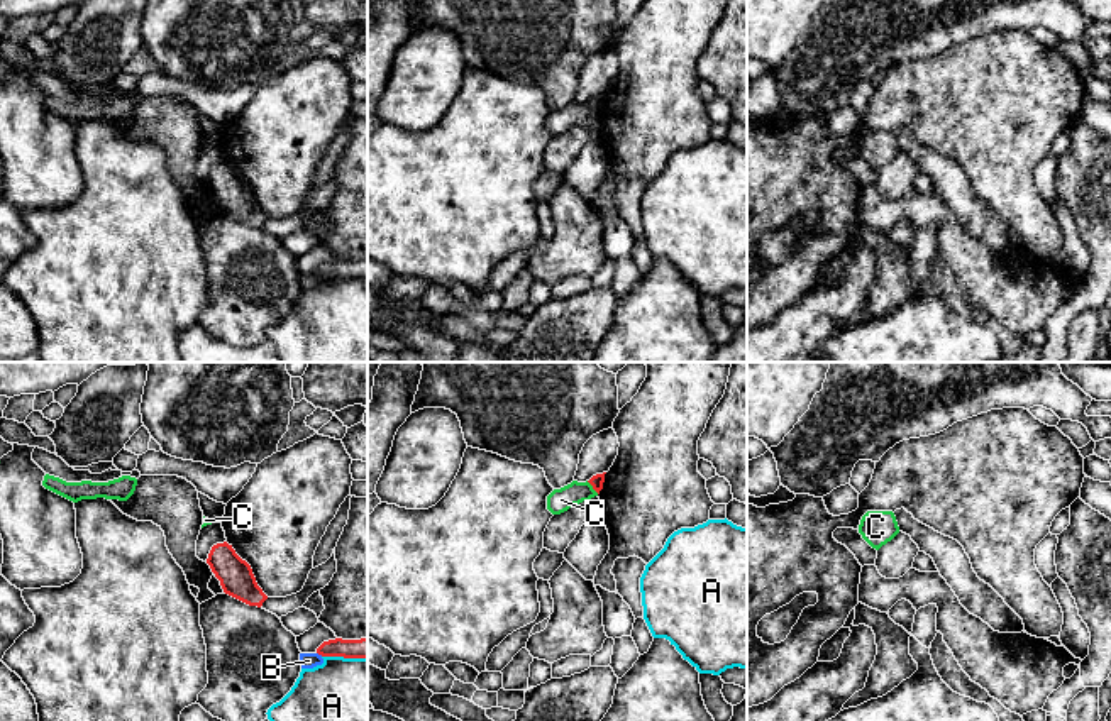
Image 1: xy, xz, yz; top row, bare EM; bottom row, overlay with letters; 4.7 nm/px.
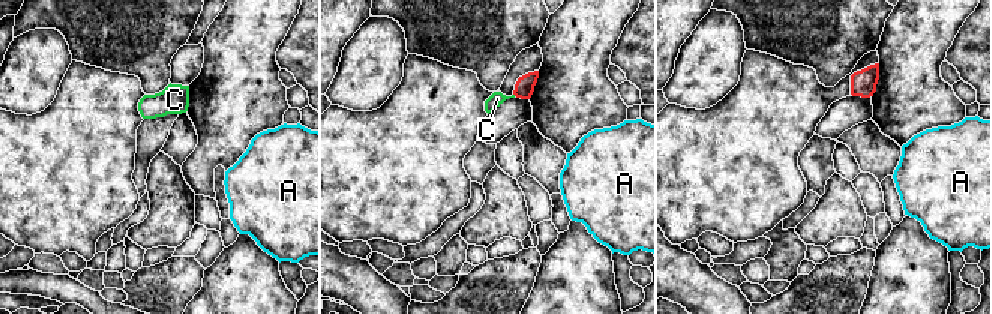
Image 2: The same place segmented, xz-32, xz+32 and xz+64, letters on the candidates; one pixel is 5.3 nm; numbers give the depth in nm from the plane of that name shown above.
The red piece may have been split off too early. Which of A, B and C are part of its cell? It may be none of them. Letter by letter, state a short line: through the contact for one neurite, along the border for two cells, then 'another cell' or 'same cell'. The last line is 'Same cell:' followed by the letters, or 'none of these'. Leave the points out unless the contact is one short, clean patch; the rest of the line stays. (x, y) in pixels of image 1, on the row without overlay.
A: another cell
B: xy (317, 273), (322, 276) | another cell
C: xz (586, 102), (598, 114) | another cell
Same cell: none of these

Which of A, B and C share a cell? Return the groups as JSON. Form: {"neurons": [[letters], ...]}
{"neurons": [["A"], ["B"], ["C"]]}

